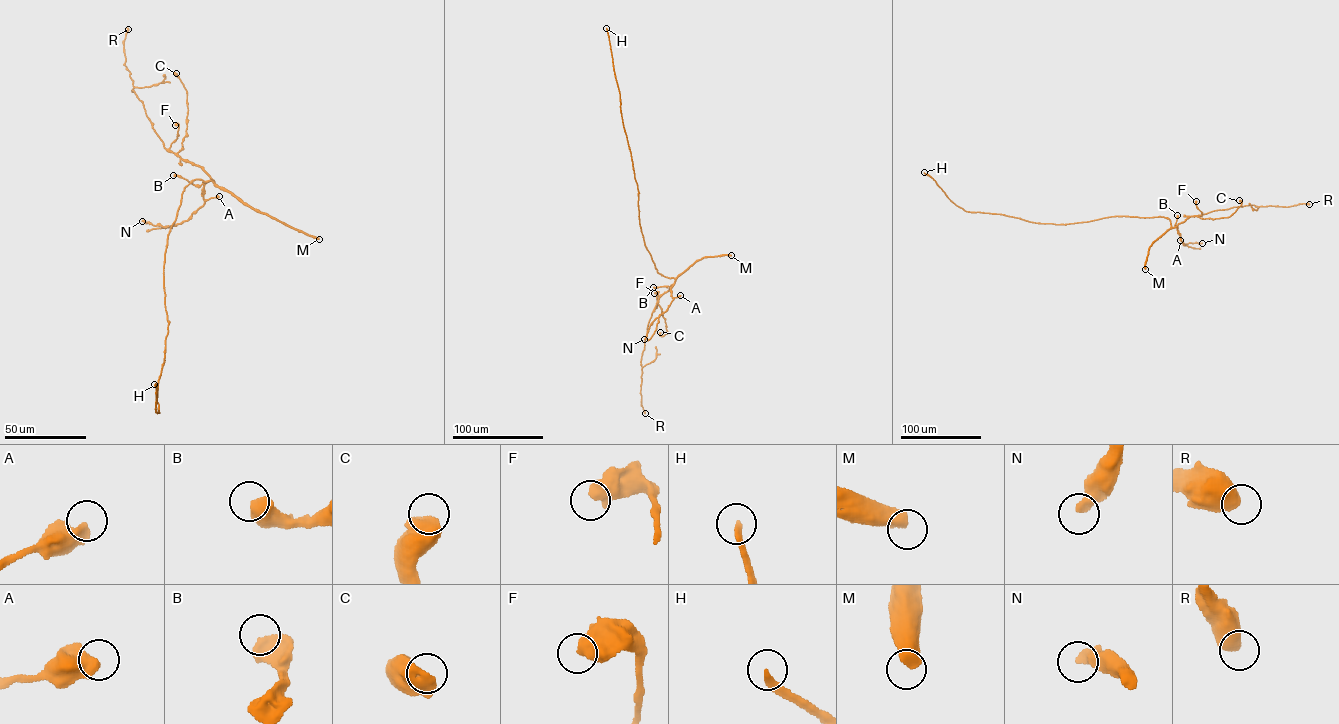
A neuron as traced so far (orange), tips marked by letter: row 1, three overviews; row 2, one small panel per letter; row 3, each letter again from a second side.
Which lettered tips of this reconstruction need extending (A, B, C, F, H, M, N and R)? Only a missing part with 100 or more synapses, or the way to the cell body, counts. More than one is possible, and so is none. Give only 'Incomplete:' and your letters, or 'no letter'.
Incomplete: H

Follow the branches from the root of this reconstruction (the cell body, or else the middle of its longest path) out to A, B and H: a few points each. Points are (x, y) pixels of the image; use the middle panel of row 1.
A: (643, 236), (657, 272), (675, 278), (671, 288), (672, 297), (680, 295)
B: (643, 236), (657, 272), (675, 278), (671, 287), (653, 287)
H: (643, 236), (638, 190), (606, 28)

